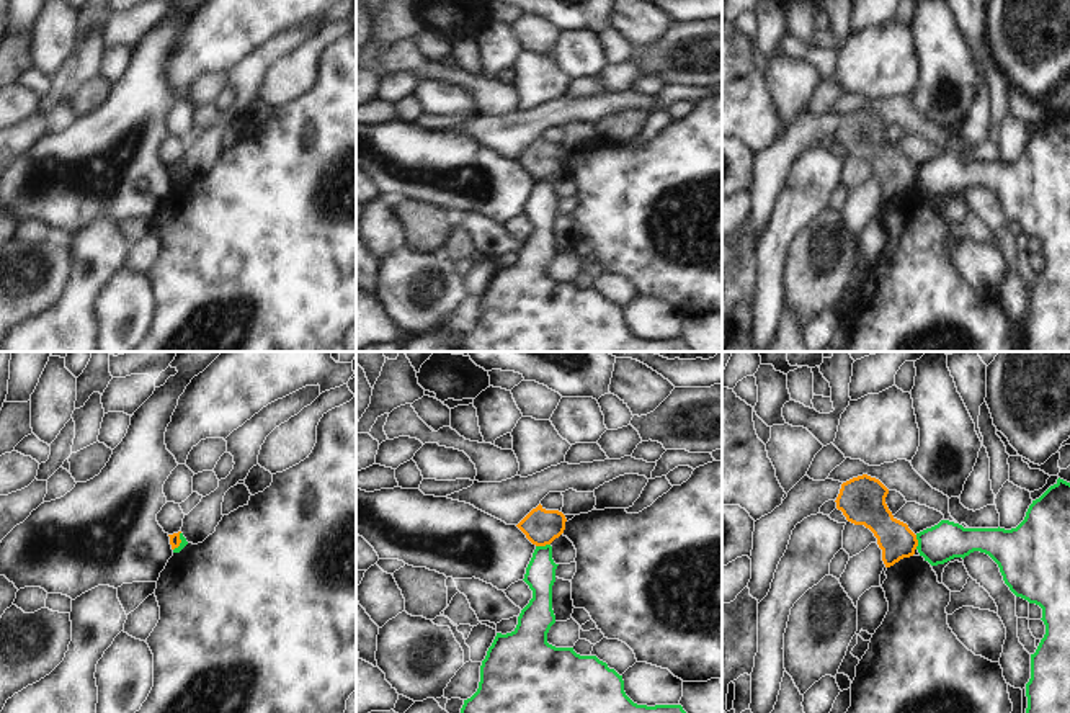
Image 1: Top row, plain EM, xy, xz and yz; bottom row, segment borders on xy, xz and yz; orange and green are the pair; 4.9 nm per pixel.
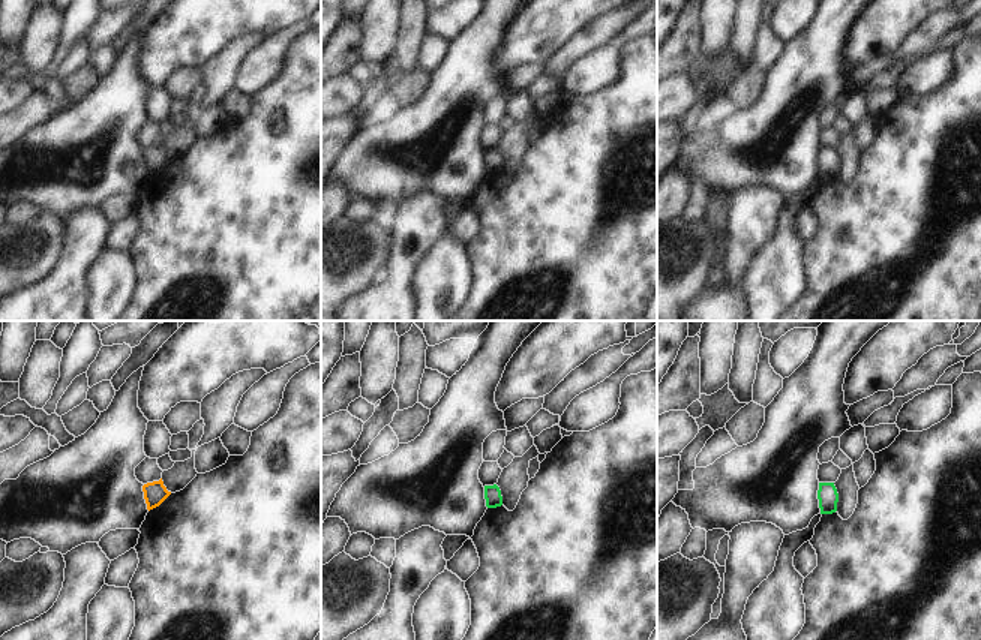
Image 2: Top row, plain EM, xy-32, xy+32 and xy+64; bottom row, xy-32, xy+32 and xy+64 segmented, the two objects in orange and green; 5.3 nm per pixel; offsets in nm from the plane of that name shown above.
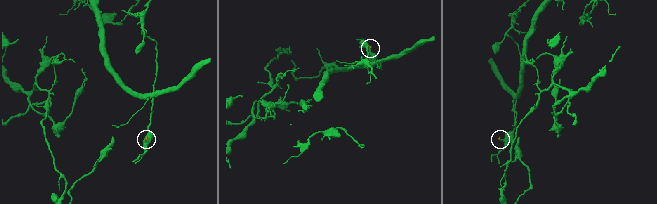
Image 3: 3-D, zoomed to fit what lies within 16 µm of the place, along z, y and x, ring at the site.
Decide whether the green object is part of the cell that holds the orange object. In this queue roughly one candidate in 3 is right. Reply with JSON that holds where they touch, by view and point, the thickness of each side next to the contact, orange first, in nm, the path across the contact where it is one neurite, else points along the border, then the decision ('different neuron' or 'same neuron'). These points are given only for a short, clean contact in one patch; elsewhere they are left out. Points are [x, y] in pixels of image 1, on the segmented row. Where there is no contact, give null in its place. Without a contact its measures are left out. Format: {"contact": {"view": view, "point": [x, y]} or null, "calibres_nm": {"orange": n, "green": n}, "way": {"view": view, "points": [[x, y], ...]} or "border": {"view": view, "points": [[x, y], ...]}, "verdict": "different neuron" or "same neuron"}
{"contact": {"view": "xz", "point": [543, 545]}, "calibres_nm": {"orange": 180, "green": 150}, "border": {"view": "xz", "points": [[549, 543], [536, 547]]}, "verdict": "different neuron"}

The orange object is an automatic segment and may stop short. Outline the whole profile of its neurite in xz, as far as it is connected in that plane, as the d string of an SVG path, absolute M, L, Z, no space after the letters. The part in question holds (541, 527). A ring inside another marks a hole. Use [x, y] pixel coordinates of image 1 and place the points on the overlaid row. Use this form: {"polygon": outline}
{"polygon": "M541 504L533 509L516 527L536 546L551 545L565 530L565 515L559 510L546 510Z"}

